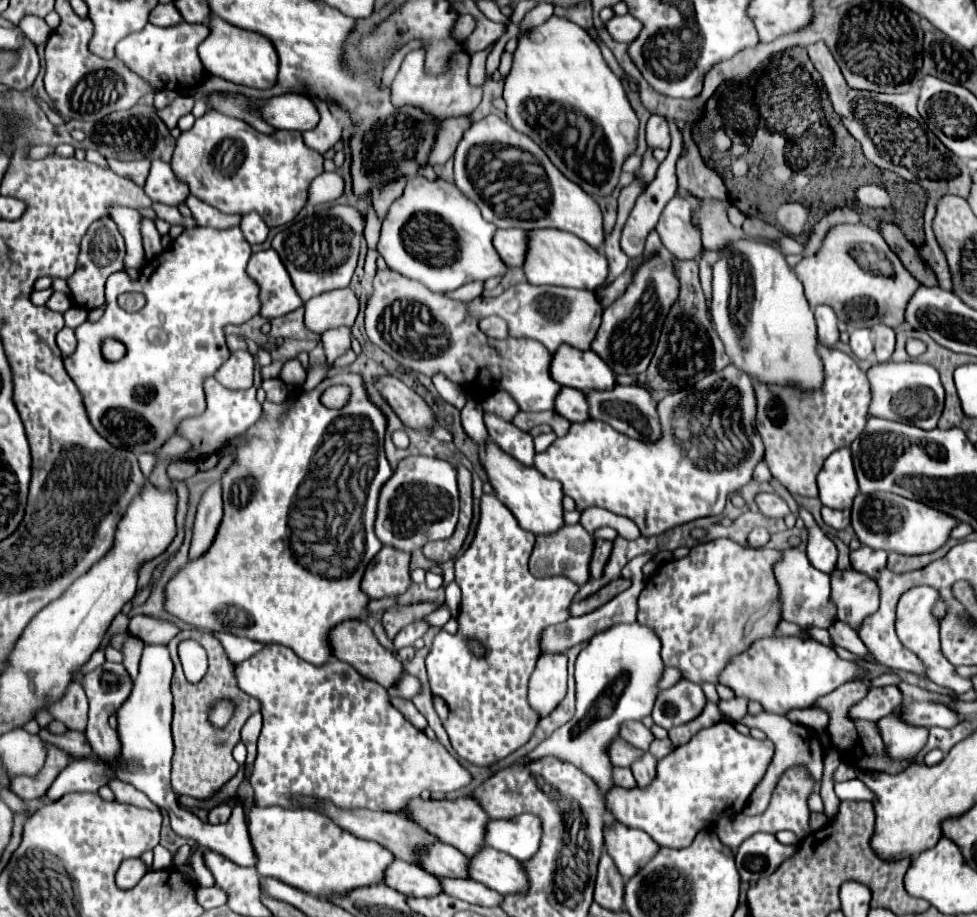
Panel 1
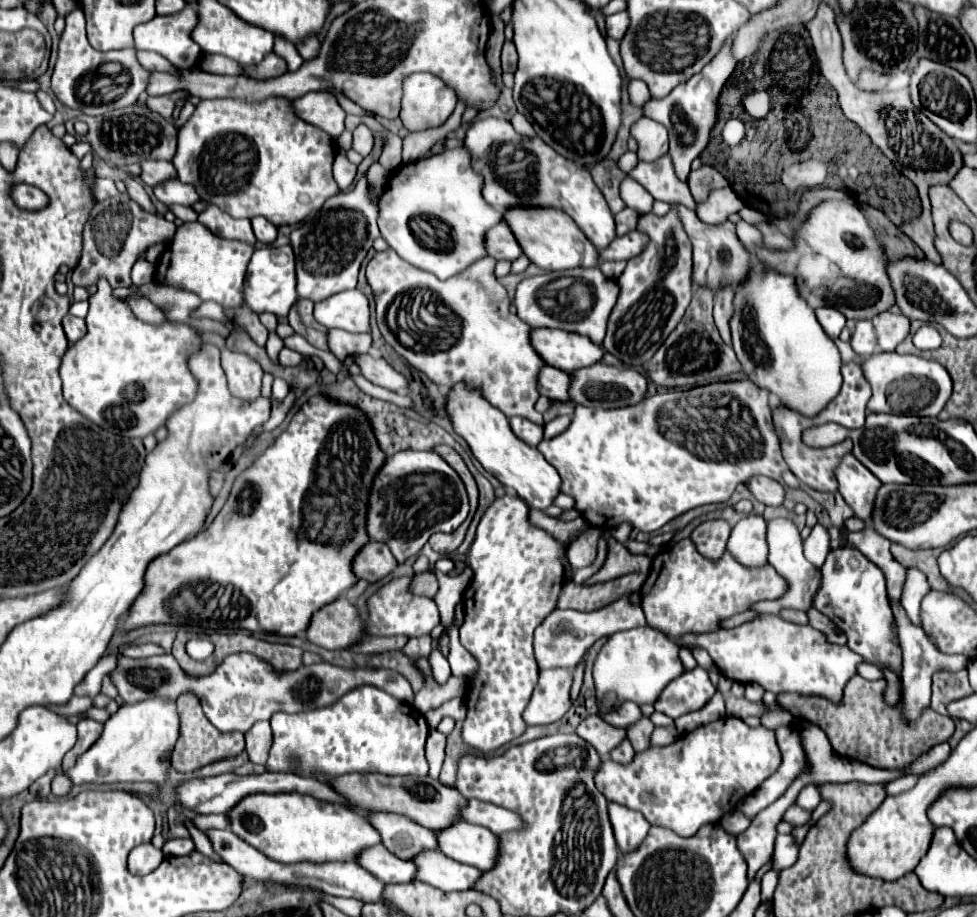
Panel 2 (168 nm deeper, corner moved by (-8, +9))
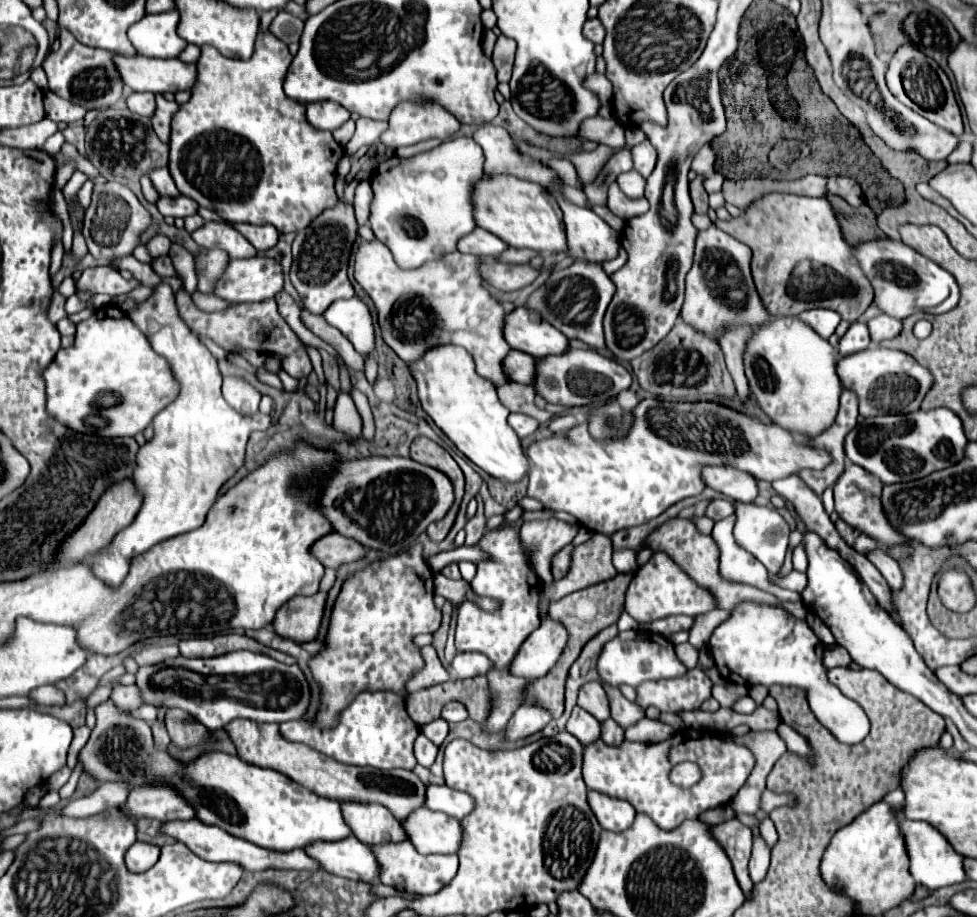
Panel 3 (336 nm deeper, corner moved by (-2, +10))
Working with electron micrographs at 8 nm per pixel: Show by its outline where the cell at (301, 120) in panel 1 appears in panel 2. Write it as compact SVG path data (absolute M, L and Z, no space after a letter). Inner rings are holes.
M306 93L300 99L290 101L292 111L310 125L320 127L332 137L338 137L344 131L346 113L330 93Z

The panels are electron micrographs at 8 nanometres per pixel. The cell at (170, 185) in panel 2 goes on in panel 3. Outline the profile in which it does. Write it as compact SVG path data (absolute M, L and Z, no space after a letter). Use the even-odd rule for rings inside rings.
M186 196L178 198L160 198L158 200L158 210L162 216L172 216L172 218L186 218L194 216L198 212L198 204Z

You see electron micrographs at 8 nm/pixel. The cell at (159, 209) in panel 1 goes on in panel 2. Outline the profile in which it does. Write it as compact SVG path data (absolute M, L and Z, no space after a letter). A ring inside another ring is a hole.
M170 205L168 207L178 219L182 219L182 221L196 221L198 219L198 215L196 215L196 211L192 209L192 207L182 207L182 205Z

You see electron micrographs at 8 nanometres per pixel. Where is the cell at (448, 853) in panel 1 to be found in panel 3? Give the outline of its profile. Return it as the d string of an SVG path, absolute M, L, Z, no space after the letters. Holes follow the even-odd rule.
M340 802L340 806L352 834L364 844L402 842L406 838L400 822L394 820L394 816L390 816L390 812L380 804Z

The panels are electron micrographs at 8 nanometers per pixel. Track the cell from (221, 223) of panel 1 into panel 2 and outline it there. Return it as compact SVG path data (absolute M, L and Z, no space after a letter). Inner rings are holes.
M206 203L206 209L198 215L198 221L208 225L208 229L214 229L214 233L220 233L220 237L240 239L252 245L256 243L256 237L250 227L250 219L234 219L222 209L218 209L214 203Z

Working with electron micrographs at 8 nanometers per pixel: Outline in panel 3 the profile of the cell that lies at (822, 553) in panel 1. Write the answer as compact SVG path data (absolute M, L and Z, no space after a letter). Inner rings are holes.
M796 546L796 550L792 552L792 564L794 564L794 570L798 572L806 572L806 554L804 554L804 548L802 546Z

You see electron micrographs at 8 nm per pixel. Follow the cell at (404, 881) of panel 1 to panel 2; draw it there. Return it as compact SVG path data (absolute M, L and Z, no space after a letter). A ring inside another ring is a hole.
M384 845L368 849L368 853L364 853L364 857L360 857L358 863L364 865L364 869L372 871L374 877L380 877L380 881L384 883L412 883L418 873L414 861L398 859Z

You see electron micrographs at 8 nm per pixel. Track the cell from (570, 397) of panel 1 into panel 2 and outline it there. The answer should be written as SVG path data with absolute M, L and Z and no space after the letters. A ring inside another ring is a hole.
M548 365L540 373L540 393L554 401L570 401L570 381L568 373Z

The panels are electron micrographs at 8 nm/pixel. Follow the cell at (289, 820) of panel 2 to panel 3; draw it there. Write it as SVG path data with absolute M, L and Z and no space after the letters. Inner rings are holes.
M110 698L102 704L96 706L96 726L92 728L90 740L86 746L80 750L78 760L82 764L82 770L92 776L98 782L126 782L130 788L142 786L142 784L168 784L172 786L196 812L196 818L202 820L204 824L212 824L218 828L224 828L228 834L244 838L248 842L254 842L256 846L278 850L278 852L288 852L294 848L304 848L306 844L314 840L342 840L350 836L348 824L342 820L340 804L336 800L322 798L302 786L298 786L294 780L286 778L284 774L270 770L270 768L260 768L254 764L244 762L238 756L226 754L226 752L206 752L198 756L196 760L184 764L168 754L168 750L160 750L154 742L152 728L148 722L140 718L132 718L130 712L120 710Z

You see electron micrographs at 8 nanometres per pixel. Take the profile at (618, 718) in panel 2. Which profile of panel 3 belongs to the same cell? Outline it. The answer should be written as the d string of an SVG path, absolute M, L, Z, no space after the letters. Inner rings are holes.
M588 682L578 690L578 706L582 706L586 712L590 712L600 722L610 718L608 698L600 682Z

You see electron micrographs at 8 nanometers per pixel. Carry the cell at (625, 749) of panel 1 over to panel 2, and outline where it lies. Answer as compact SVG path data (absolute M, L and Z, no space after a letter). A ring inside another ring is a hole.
M592 715L592 717L586 717L576 733L586 739L590 745L596 747L596 751L600 753L600 757L608 757L610 751L614 747L618 747L628 735L626 735L626 729L620 729L620 727L614 727L610 723L606 723L604 719L600 719L598 715Z

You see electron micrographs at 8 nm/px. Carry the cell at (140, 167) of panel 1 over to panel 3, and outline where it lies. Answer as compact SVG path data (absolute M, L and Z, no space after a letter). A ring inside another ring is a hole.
M156 168L156 170L150 172L148 176L150 176L154 188L156 188L162 196L170 196L170 198L180 196L180 192L178 192L178 188L176 188L176 184L174 184L168 168Z

